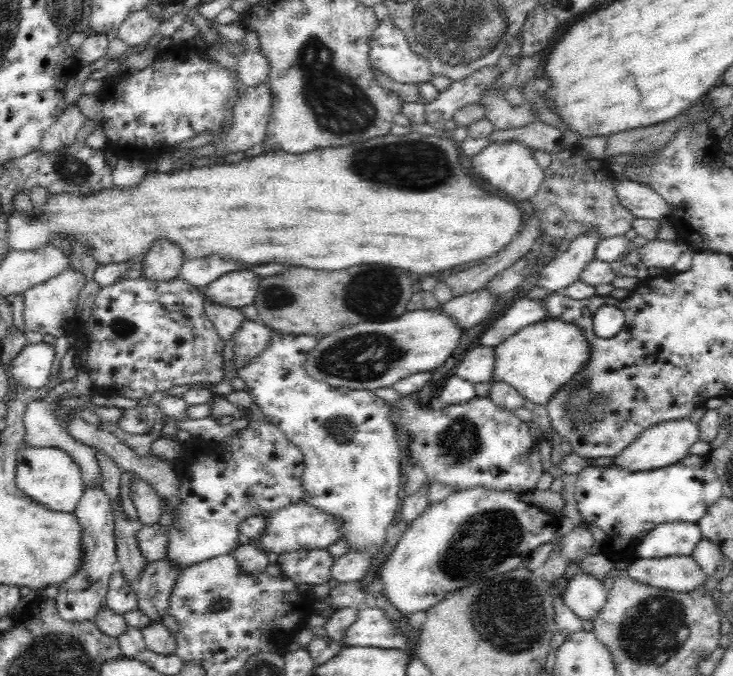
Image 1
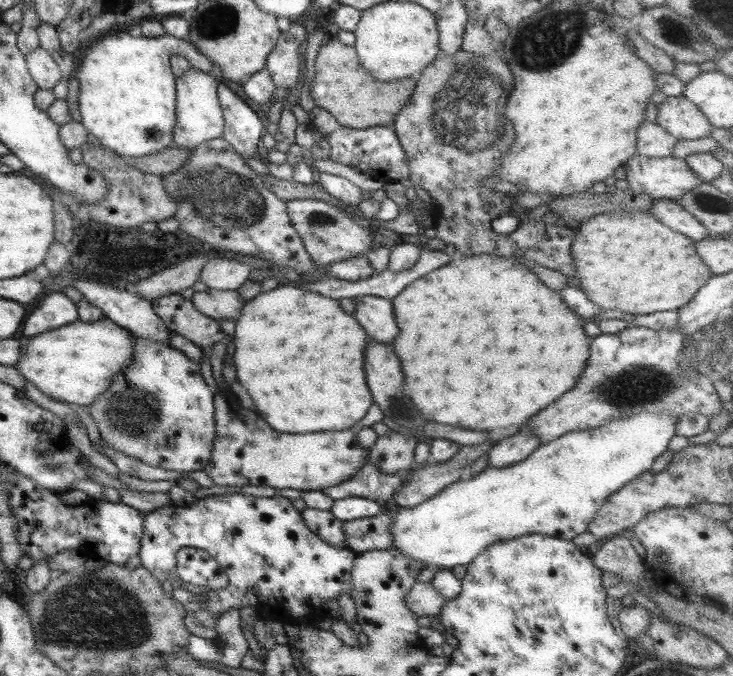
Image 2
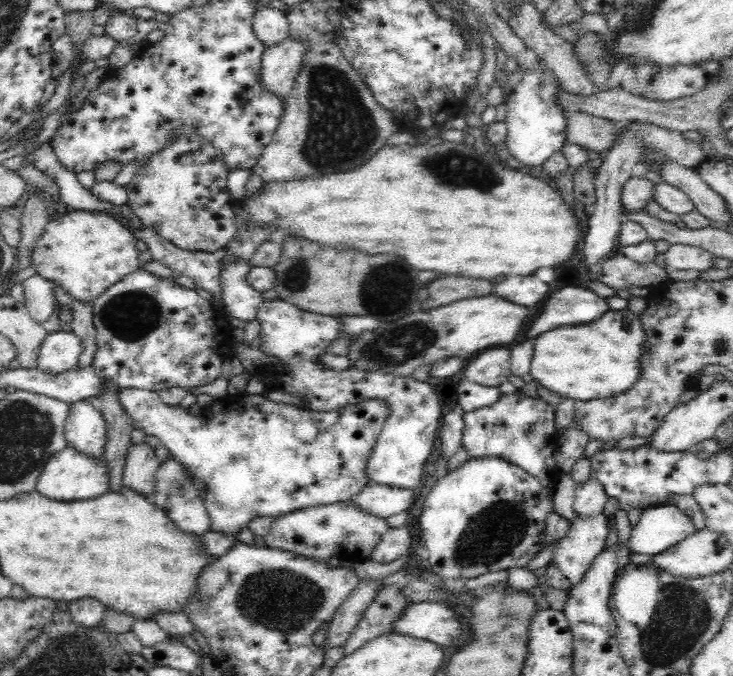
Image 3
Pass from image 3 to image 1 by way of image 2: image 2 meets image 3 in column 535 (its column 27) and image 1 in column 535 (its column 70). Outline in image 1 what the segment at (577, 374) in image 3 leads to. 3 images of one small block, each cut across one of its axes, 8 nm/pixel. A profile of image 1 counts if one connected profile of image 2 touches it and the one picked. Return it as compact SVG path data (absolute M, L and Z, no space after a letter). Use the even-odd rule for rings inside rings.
M548 318L519 328L492 350L492 382L514 388L524 399L536 405L548 403L554 392L567 384L576 370L588 362L588 341L578 327Z

